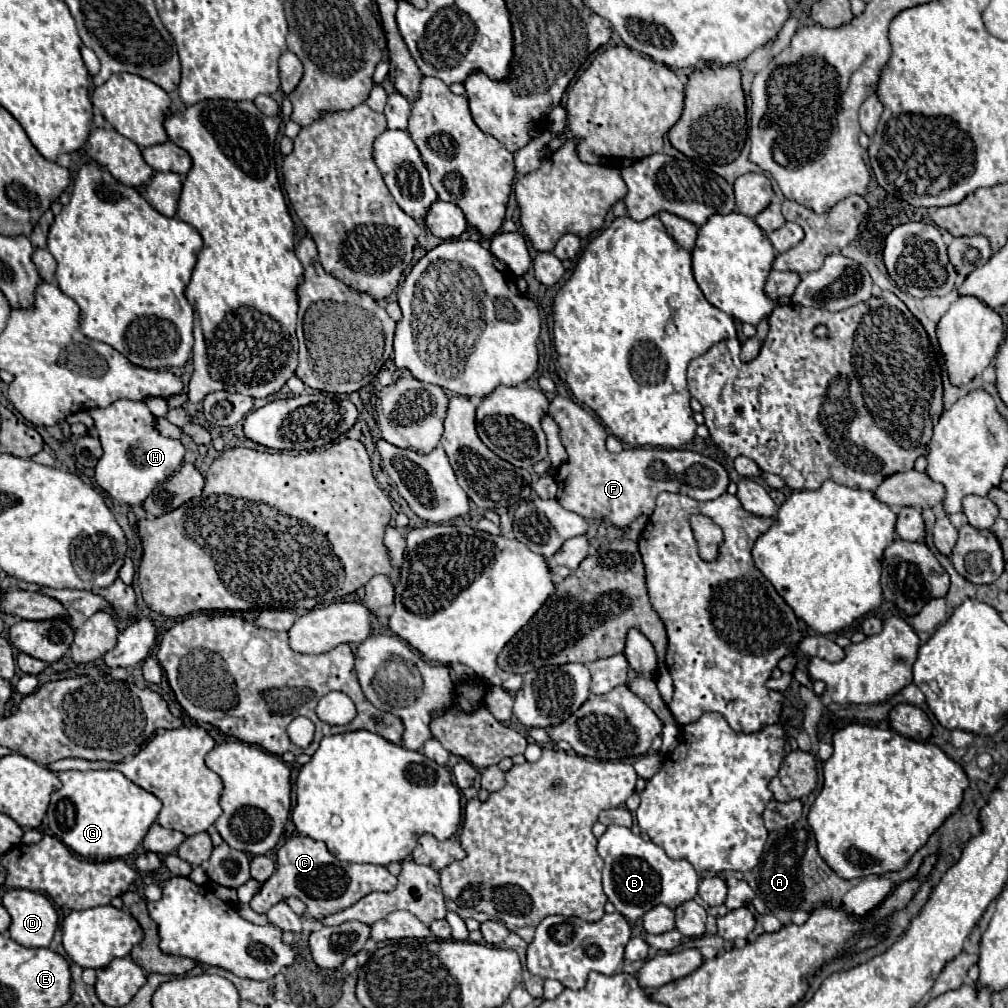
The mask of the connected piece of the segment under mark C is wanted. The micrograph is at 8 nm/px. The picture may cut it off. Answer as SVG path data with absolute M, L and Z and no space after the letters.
M304 834L290 838L278 850L278 866L276 872L262 884L260 892L250 900L254 912L266 912L276 902L298 896L306 904L306 916L324 918L326 914L334 914L356 904L362 896L370 894L372 890L390 892L396 886L396 876L392 876L384 866L374 864L350 864L334 858L328 852L324 842L306 838Z

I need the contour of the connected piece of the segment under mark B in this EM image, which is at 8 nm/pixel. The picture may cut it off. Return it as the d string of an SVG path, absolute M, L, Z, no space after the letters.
M608 826L608 830L598 838L598 854L604 858L604 894L628 920L638 920L658 904L674 910L696 896L698 874L694 866L686 860L668 858L660 846L636 836L630 828Z

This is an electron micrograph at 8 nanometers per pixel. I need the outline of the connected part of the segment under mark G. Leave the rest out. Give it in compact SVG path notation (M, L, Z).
M118 770L58 772L62 788L52 794L48 808L48 828L72 852L86 860L106 862L132 854L158 818L162 802L154 794L130 782Z

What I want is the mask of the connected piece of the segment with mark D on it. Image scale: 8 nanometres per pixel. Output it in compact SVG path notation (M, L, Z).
M10 890L2 898L12 916L10 938L28 948L50 946L58 928L58 912L52 902L34 890Z

